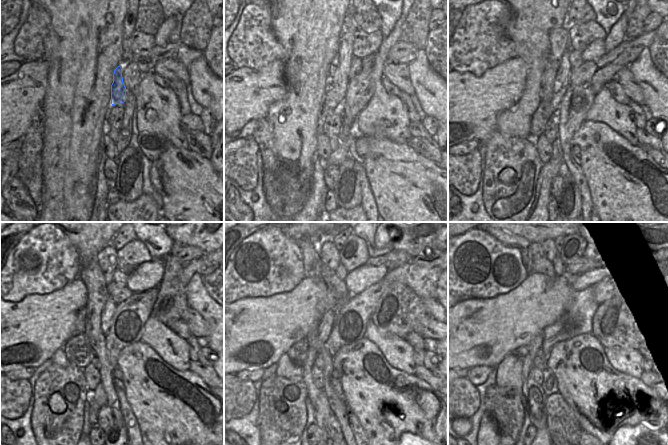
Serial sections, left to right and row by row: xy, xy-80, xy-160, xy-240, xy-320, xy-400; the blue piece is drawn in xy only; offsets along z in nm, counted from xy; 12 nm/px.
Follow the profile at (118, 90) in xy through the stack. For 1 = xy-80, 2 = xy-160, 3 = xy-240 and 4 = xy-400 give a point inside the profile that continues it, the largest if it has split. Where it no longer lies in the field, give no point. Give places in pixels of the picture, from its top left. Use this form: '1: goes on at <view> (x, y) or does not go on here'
1: goes on at xy-80 (334, 64)
2: goes on at xy-160 (559, 38)
3: goes on at xy-240 (107, 259)
4: goes on at xy-400 (549, 250)

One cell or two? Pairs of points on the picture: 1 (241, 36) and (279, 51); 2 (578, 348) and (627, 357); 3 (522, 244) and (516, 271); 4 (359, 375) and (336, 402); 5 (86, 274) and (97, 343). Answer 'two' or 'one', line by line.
1: one
2: two
3: two
4: two
5: one

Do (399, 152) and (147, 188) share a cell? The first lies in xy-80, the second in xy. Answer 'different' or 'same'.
different

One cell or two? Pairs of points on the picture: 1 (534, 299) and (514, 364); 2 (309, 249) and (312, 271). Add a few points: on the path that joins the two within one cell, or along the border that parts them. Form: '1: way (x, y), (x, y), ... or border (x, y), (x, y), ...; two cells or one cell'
1: border (511, 352), (495, 366); two cells
2: way (310, 254), (312, 266); one cell

